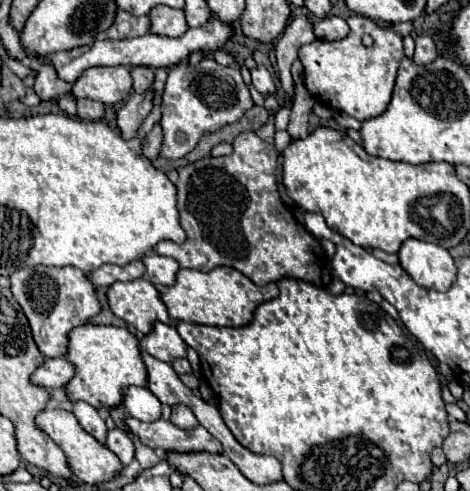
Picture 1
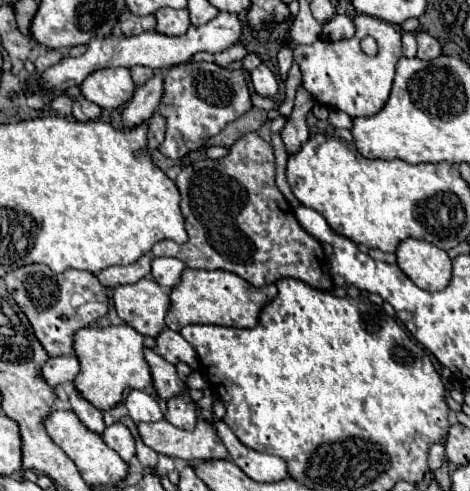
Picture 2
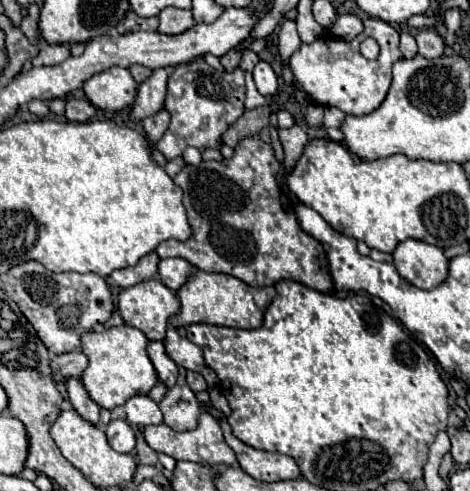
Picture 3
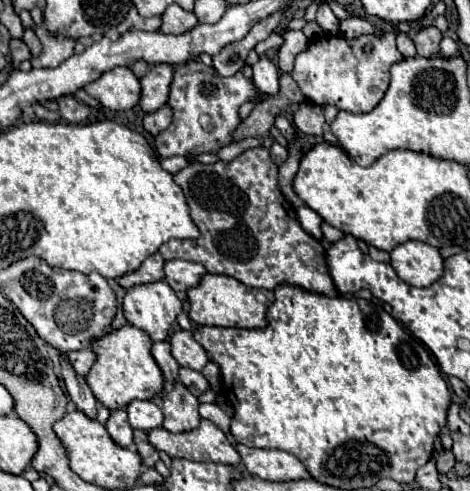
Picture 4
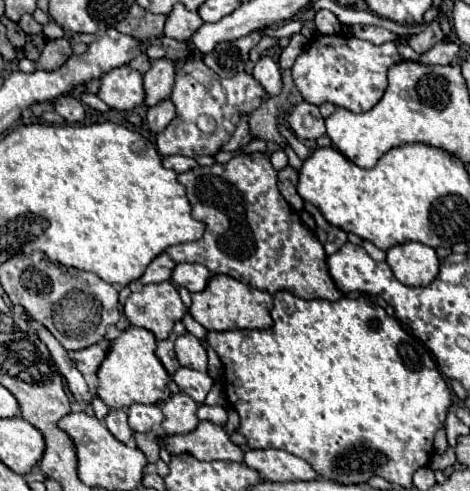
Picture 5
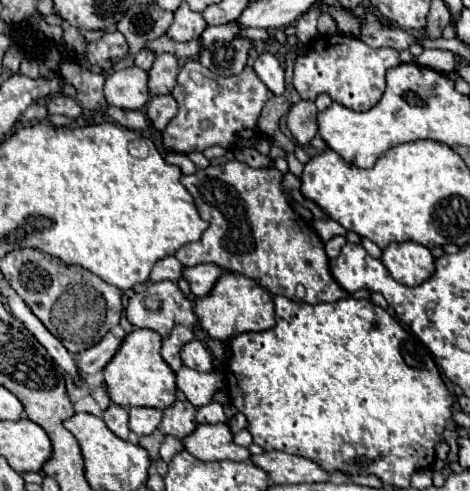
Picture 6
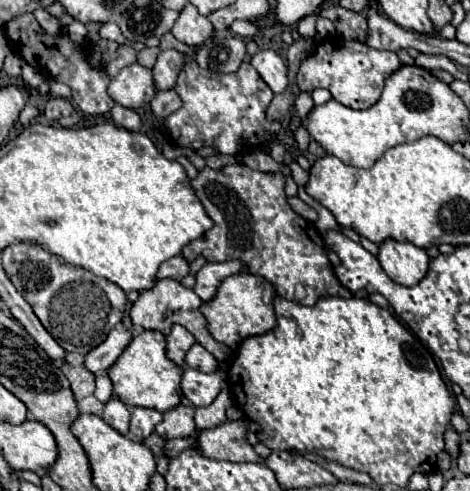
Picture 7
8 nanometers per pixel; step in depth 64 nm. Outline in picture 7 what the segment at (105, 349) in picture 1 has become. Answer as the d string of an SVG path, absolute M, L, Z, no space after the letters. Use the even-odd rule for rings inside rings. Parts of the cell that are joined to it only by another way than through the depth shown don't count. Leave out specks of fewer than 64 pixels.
M142 330L140 334L136 334L112 364L112 368L108 368L114 394L120 396L124 404L154 408L160 412L166 412L180 404L180 374L182 368L166 358L166 338L156 330Z

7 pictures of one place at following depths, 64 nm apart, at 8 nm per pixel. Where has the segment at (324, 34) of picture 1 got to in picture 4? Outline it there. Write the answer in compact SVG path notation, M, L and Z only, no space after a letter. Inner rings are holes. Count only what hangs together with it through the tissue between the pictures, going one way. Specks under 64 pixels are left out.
M348 16L344 20L340 20L340 34L344 38L356 38L356 36L362 36L362 34L372 34L376 32L376 28L364 20L364 18L354 18L354 16Z

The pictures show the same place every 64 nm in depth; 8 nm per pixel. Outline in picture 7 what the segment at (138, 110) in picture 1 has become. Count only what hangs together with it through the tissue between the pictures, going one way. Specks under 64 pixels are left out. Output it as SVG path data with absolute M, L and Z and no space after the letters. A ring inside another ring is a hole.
M176 50L160 52L160 56L152 68L156 90L172 90L182 66L184 66L184 58L180 52L176 52Z

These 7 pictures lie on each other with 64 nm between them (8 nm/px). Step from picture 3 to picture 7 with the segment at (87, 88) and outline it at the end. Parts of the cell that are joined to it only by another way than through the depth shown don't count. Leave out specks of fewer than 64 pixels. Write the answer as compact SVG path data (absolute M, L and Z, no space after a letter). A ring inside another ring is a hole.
M140 64L126 66L124 70L120 70L118 76L110 80L108 94L116 104L124 108L140 110L156 96L152 72Z

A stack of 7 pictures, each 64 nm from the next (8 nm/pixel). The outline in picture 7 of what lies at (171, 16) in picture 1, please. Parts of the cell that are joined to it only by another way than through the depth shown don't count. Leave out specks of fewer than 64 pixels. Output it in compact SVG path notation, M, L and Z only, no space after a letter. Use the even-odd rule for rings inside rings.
M186 4L176 20L176 24L172 26L172 34L184 42L184 44L202 44L206 38L210 38L210 34L214 32L212 24L208 22L206 16L202 16L192 4Z

